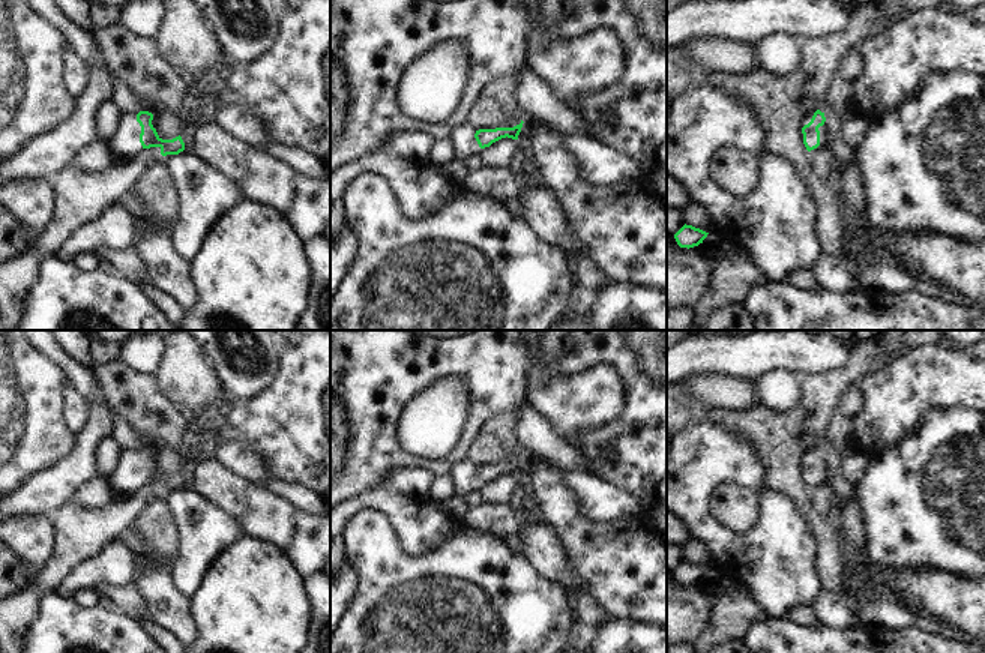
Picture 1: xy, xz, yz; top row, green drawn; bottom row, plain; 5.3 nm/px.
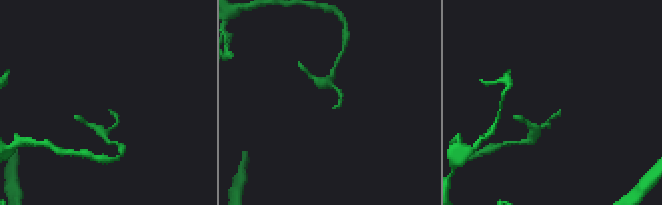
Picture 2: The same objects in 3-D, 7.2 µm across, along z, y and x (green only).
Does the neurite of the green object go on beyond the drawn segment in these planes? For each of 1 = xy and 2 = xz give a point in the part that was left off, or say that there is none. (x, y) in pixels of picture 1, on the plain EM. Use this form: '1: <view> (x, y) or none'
1: xy (125, 479)
2: xz (463, 476)

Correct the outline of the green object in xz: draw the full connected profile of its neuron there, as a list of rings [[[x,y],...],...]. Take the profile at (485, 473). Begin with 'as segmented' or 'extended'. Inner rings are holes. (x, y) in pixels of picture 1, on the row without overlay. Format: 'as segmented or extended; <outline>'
extended; [[[521,456],[521,459],[514,464],[496,464],[479,467],[474,467],[467,459],[456,462],[449,471],[455,488],[455,495],[464,497],[468,492],[480,491],[485,483],[489,483],[492,479],[506,473],[518,476],[523,459],[524,458]]]

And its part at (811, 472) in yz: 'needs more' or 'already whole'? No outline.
needs more

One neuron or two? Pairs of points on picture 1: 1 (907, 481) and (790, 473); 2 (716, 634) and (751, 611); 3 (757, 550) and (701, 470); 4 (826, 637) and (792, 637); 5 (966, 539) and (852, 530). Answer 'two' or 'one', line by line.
1: two
2: one
3: one
4: one
5: two

